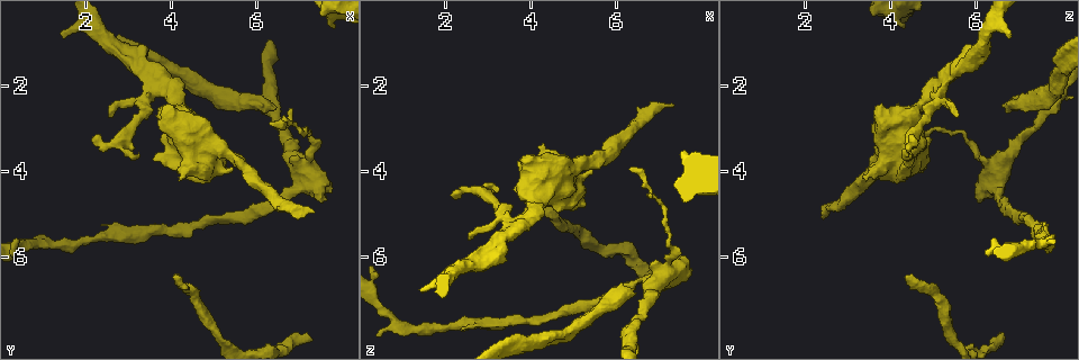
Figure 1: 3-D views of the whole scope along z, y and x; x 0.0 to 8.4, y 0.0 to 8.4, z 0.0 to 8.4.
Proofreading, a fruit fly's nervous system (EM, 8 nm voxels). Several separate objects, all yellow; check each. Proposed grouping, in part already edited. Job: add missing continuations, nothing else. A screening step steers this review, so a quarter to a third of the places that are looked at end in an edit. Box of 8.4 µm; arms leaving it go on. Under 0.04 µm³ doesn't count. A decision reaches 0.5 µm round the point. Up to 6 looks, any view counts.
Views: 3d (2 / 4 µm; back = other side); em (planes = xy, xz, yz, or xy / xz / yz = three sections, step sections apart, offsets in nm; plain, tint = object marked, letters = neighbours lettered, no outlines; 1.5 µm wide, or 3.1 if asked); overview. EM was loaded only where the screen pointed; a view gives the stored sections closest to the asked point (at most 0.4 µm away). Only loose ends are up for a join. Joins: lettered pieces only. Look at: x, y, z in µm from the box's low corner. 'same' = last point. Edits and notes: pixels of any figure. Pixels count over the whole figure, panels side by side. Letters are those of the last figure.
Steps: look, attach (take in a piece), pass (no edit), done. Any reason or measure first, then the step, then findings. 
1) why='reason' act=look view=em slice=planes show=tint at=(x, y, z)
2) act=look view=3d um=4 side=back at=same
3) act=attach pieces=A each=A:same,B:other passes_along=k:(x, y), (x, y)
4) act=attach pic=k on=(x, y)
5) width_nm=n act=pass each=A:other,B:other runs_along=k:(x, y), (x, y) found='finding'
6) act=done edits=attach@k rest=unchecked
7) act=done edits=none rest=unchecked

why='free end' act=look view=3d um=4 side=back at=(3.65, 3.75, 4.40)

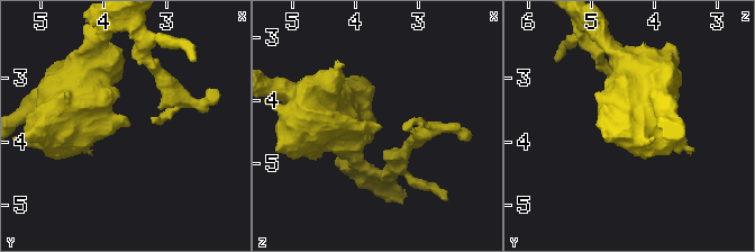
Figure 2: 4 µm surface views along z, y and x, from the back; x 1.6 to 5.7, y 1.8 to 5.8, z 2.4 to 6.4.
why='need the tissue' act=look view=em slice=planes show=letters at=(3.60, 3.75, 4.35)

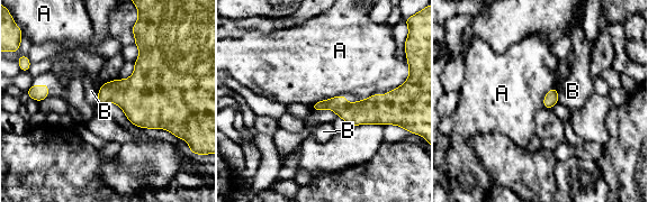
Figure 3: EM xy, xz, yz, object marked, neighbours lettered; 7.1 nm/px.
act=pass each=A:other,B:other border=3:(555, 85), (546, 94), (542, 107) found='no lettered piece goes on from it'

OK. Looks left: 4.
why='end of a long branch' act=look view=em slice=yz step=4 show=tint at=(4.10, 6.45, 4.35)

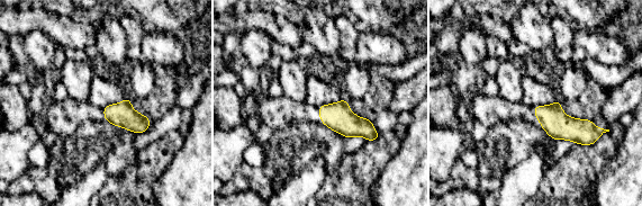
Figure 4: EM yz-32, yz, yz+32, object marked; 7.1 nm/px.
why='another direction' act=look view=em slice=planes show=letters at=same

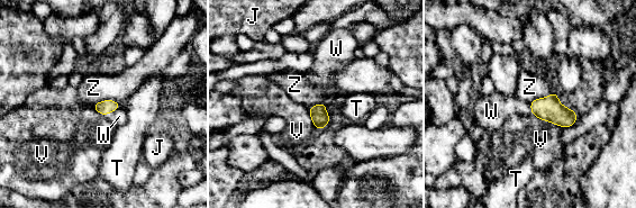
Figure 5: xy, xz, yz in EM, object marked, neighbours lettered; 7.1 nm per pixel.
act=attach pieces=W each=J:other,T:other,V:other,W:same,Z:other passes_along=5:(105, 107), (112, 110), (119, 116) found='it goes on there'

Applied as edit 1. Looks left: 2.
act=done edits=attach@5 rest=unchecked

